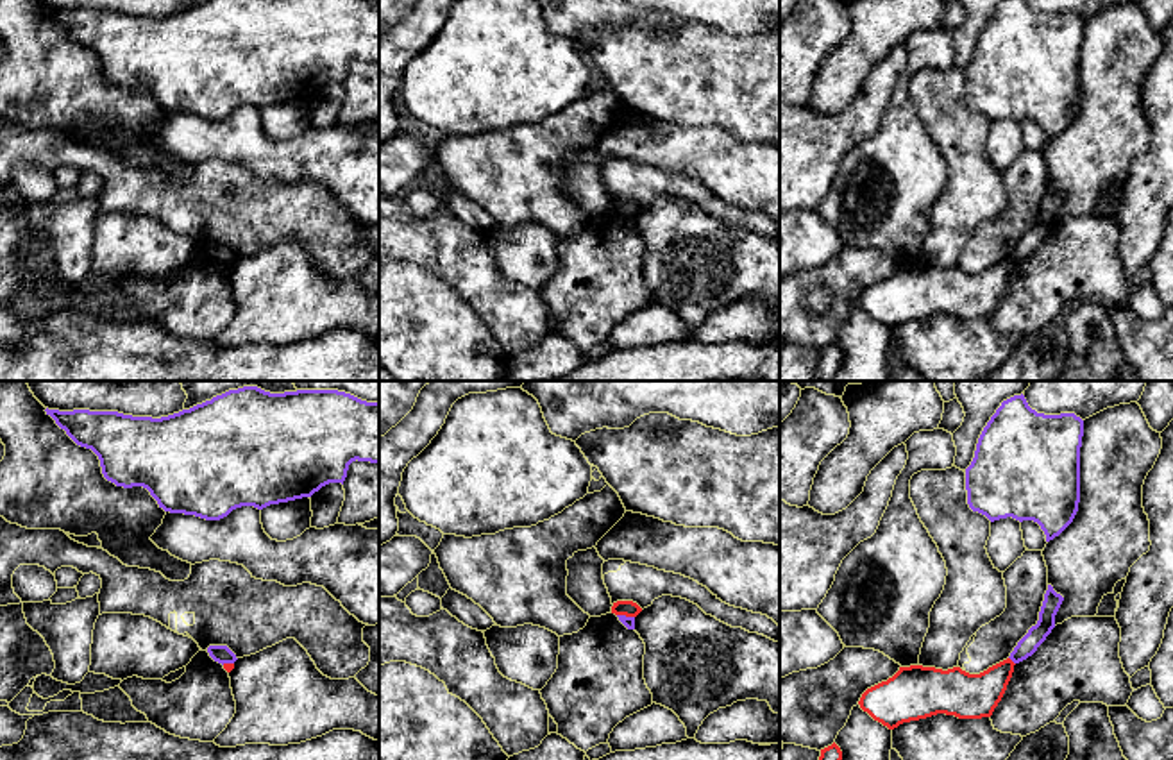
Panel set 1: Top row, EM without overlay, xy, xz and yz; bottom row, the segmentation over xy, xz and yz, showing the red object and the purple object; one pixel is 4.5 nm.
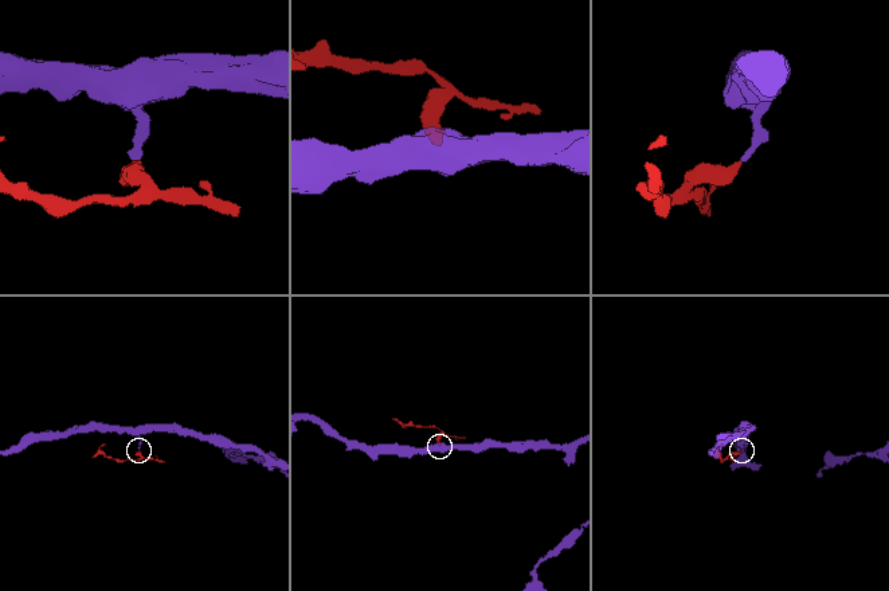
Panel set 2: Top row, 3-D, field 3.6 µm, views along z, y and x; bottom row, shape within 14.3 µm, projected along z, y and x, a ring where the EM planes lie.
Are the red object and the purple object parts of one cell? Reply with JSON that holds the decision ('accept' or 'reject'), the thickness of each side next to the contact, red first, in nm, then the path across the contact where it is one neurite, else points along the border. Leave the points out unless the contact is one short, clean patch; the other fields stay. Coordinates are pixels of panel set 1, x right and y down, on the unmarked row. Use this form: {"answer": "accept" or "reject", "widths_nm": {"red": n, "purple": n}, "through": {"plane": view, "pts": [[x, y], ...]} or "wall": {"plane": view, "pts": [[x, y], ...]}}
{"answer": "reject", "widths_nm": {"red": 200, "purple": 90}, "wall": {"plane": "yz", "pts": [[1009, 256], [1014, 263]]}}

